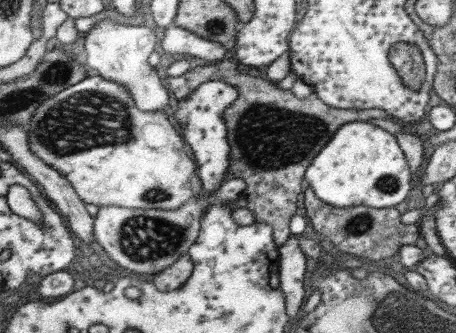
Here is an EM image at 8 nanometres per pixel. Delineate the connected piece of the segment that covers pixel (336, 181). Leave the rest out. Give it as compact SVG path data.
M367 121L349 122L338 129L335 142L331 142L331 146L315 158L315 166L307 170L307 184L314 195L335 208L368 206L378 209L403 201L412 187L411 172L394 135Z

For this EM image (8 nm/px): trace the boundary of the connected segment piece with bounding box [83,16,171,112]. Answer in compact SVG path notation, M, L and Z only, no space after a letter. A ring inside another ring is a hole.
M108 16L93 26L86 34L83 56L90 74L103 76L107 80L126 86L141 110L169 111L171 96L169 96L167 88L163 86L157 70L150 63L150 56L159 44L159 36L155 34L153 28L145 28L139 26L139 23L131 24L120 18Z

